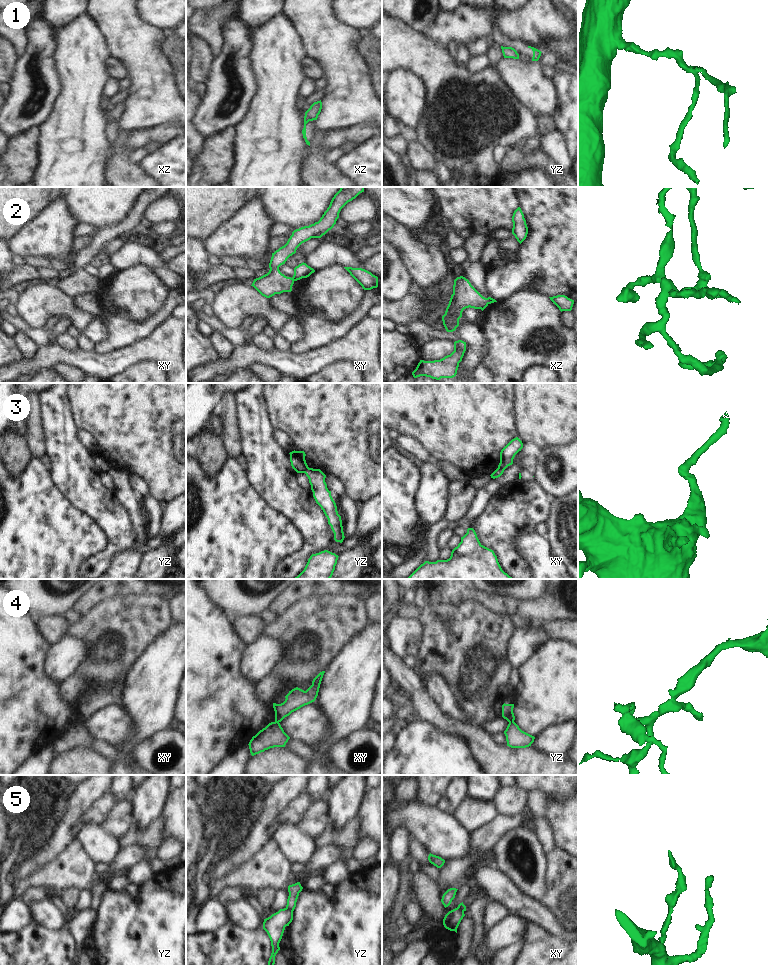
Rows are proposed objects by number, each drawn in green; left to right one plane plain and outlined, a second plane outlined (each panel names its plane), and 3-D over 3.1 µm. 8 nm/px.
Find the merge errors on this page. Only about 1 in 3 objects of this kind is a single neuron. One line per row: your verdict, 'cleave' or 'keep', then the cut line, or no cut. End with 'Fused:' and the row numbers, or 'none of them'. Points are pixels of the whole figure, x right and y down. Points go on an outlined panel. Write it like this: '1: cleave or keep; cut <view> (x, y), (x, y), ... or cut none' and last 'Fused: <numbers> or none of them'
1: cleave; cut xz (307, 121), (304, 123)
2: cleave; cut xy (291, 278), (294, 280)
3: cleave; cut xy (498, 467), (504, 469)
4: cleave; cut yz (509, 721), (513, 722)
5: cleave; cut yz (285, 908), (292, 911)
Fused: 1, 2, 3, 4, 5

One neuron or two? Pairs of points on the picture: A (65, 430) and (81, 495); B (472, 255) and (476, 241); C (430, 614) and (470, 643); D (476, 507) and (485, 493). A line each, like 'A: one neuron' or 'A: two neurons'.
A: one neuron
B: one neuron
C: one neuron
D: one neuron

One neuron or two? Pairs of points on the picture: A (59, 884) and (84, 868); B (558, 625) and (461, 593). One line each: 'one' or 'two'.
A: one
B: two

